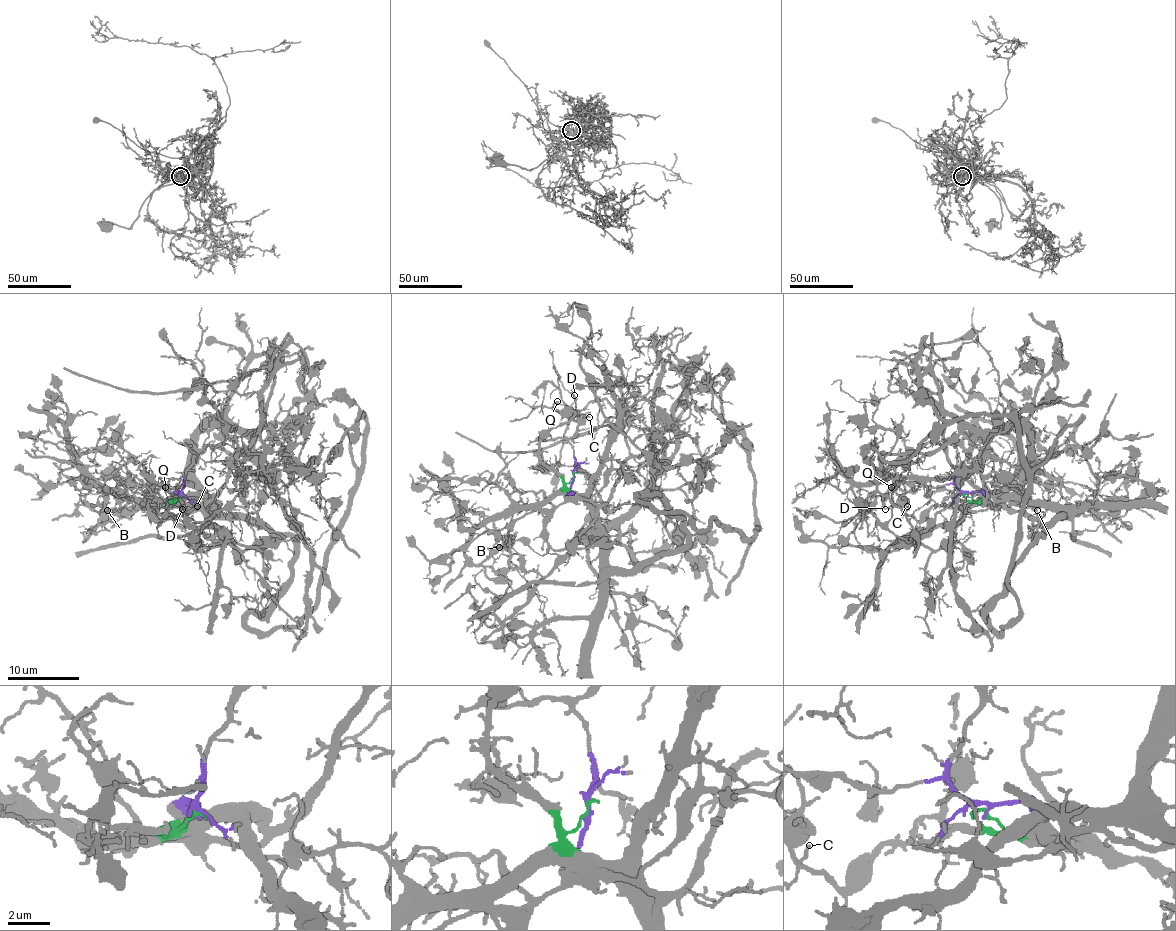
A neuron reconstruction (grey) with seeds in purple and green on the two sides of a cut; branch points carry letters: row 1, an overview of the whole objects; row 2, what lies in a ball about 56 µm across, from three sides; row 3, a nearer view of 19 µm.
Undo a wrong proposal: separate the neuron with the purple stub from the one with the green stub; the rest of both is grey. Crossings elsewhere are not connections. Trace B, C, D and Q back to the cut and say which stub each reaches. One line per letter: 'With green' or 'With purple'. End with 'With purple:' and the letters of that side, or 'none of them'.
B: With green
C: With green
D: With green
Q: With purple
With purple: Q

